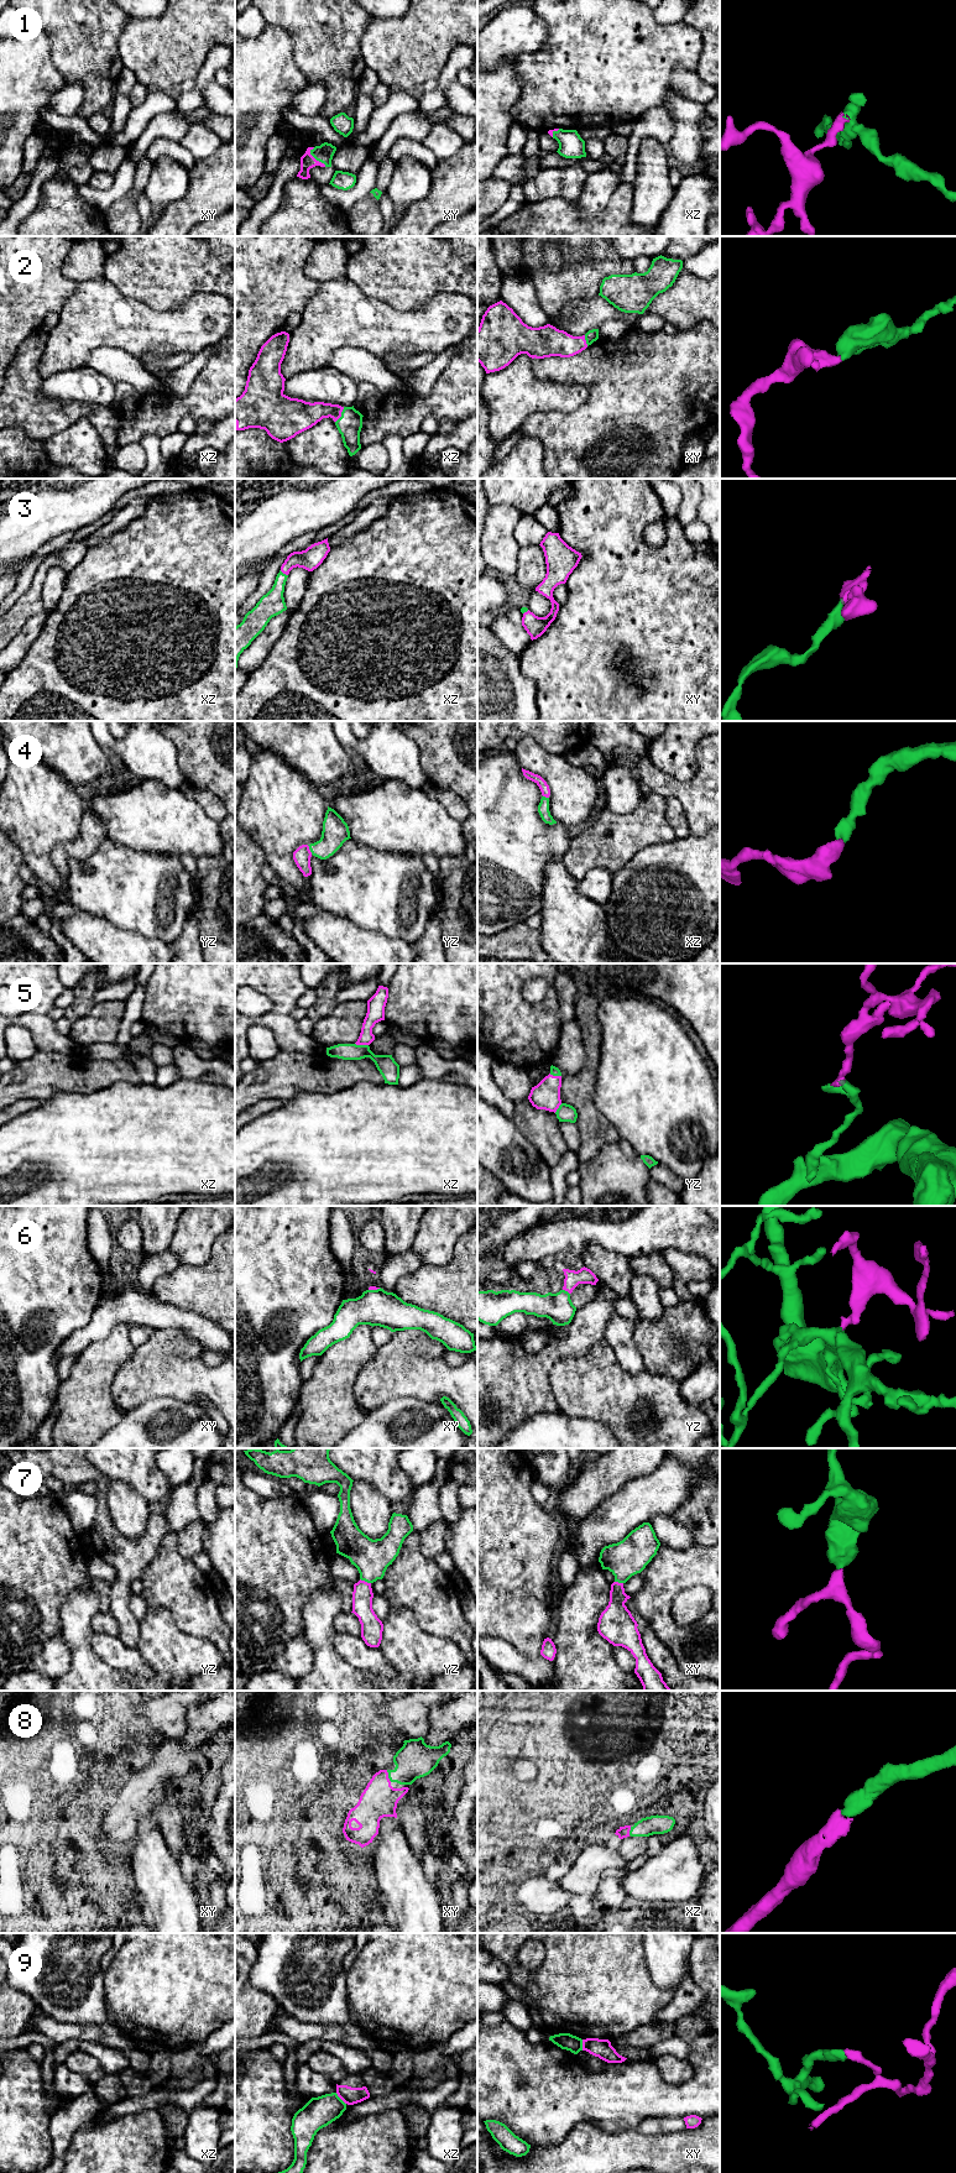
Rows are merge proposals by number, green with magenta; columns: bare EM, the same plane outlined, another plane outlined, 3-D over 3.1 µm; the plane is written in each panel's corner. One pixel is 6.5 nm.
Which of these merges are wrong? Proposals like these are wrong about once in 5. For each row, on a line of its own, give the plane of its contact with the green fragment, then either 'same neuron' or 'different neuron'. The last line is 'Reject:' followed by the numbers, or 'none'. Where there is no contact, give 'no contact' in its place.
1: meets green in xy; same neuron
2: meets green in xz; same neuron
3: meets green in xz; same neuron
4: meets green in yz; same neuron
5: meets green in xz; same neuron
6: meets green in yz; same neuron
7: meets green in yz; same neuron
8: meets green in xy; same neuron
9: meets green in xz; different neuron
Reject: 9

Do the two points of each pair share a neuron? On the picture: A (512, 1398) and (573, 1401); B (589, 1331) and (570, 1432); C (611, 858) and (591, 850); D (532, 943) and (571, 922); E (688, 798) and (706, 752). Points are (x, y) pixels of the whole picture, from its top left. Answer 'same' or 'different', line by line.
A: different
B: different
C: same
D: different
E: same

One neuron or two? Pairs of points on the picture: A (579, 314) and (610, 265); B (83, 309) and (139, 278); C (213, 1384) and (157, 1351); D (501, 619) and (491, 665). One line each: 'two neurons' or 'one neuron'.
A: two neurons
B: two neurons
C: one neuron
D: two neurons

